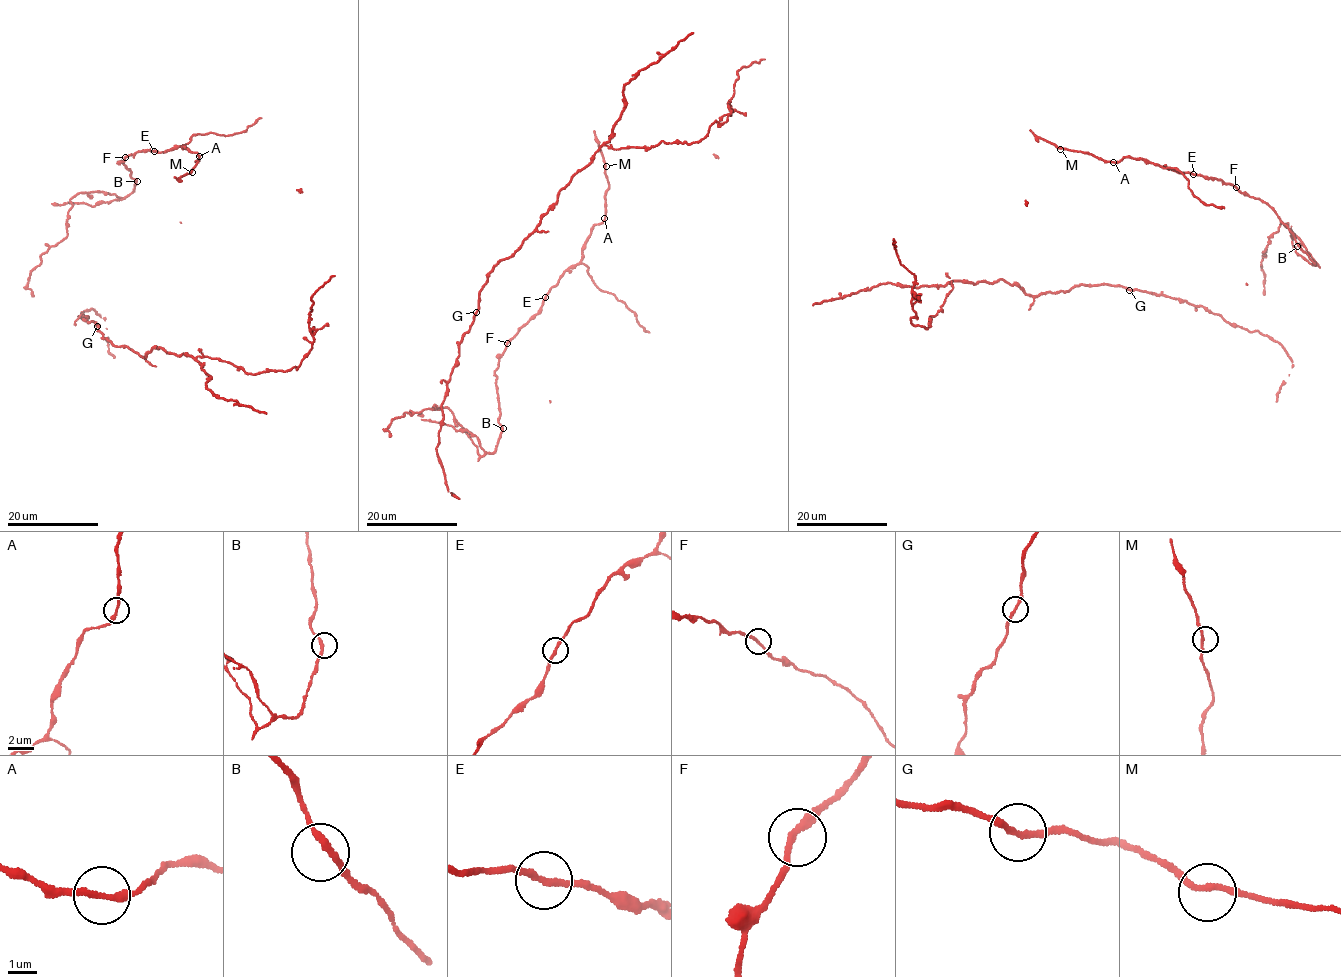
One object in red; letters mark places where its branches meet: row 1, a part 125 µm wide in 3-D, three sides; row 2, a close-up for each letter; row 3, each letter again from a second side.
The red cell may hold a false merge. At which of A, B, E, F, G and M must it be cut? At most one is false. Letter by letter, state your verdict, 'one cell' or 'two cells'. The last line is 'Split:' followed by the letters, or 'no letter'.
A: one cell
B: one cell
E: one cell
F: one cell
G: one cell
M: one cell
Split: no letter

